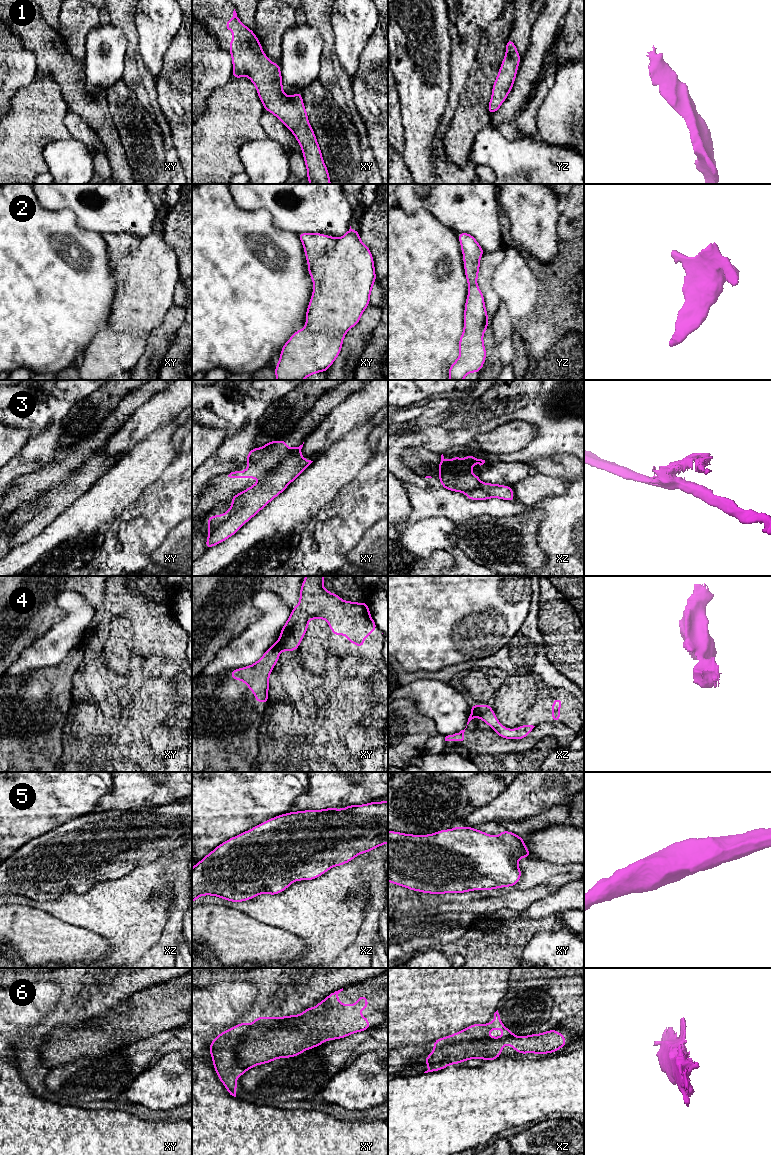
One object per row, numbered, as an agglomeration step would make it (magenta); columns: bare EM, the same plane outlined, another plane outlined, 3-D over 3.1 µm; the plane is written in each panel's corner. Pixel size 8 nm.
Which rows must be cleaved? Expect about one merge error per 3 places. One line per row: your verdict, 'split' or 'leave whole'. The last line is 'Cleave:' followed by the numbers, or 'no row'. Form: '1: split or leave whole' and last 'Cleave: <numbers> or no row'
1: leave whole
2: leave whole
3: split
4: split
5: leave whole
6: leave whole
Cleave: 3, 4

